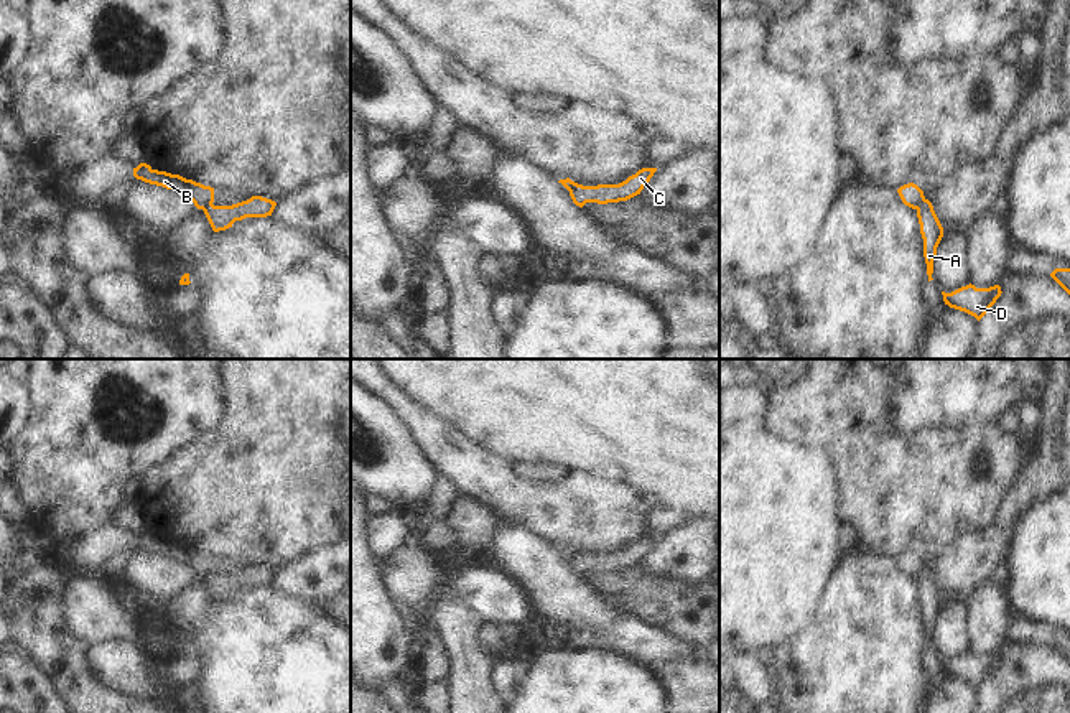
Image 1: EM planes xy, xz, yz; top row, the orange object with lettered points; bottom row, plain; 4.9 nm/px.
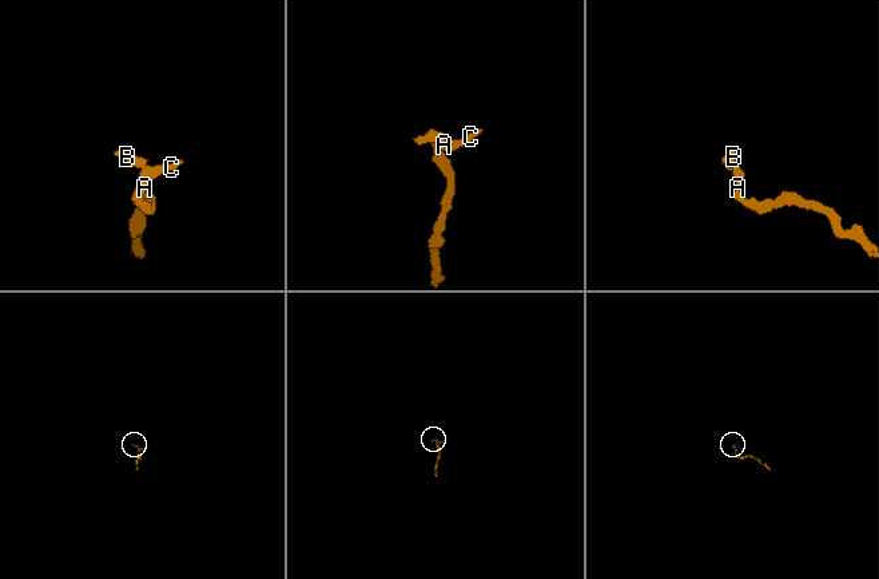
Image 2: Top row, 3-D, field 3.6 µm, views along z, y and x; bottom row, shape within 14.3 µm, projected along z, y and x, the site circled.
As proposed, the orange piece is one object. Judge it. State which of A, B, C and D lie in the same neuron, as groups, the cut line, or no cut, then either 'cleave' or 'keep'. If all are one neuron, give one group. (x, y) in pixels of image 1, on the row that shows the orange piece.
groups A C D / B; cut yz (924, 198), (916, 208); cleave

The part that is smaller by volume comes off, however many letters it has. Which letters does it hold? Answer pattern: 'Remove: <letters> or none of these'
Remove: B

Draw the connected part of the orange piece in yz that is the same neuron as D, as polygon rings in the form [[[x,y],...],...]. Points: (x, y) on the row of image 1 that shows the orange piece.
[[[971,283],[951,291],[951,293],[942,291],[945,305],[971,315],[978,321],[996,303],[996,300],[1001,296],[1001,293],[1003,291],[1001,291],[999,285],[994,285],[989,288],[976,288]]]

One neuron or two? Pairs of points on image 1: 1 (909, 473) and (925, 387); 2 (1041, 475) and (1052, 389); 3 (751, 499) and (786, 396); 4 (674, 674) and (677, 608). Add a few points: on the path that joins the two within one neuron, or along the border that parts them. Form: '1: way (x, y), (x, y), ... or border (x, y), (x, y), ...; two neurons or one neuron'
1: border (894, 424), (906, 435), (955, 428); two neurons
2: way (1046, 453), (1051, 410); one neuron
3: border (766, 428), (789, 440); two neurons
4: border (690, 657), (702, 661); two neurons

